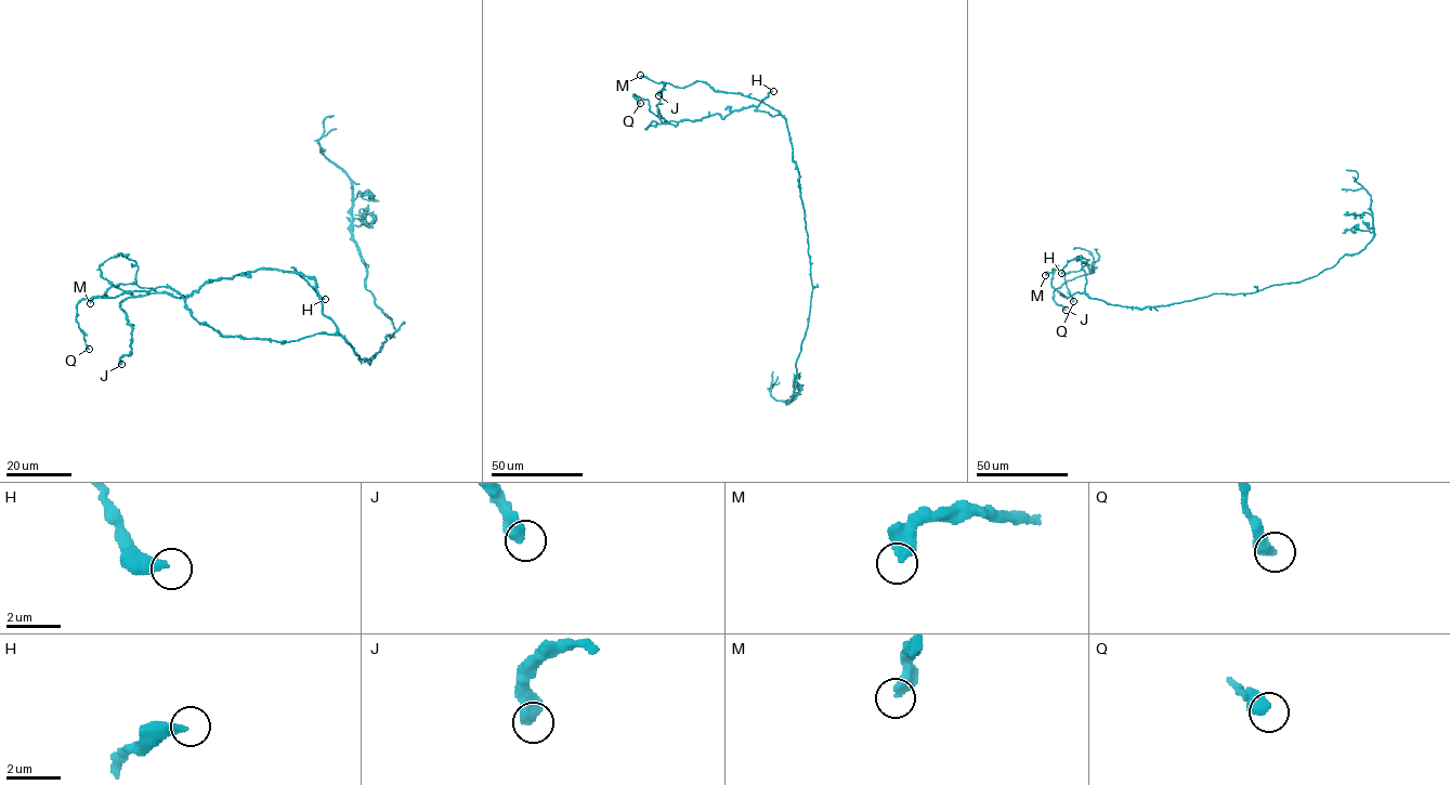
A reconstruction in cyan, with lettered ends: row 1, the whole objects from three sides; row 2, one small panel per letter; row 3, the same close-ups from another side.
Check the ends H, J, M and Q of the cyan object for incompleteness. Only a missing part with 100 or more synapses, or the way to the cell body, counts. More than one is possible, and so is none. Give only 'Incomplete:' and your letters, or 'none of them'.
Incomplete: none of them

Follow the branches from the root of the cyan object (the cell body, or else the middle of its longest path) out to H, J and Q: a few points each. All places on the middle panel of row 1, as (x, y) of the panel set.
H: (800, 196), (799, 174), (793, 160), (786, 120), (780, 115), (772, 116), (757, 109), (773, 91)
J: (800, 196), (780, 115), (748, 106), (722, 118), (714, 114), (664, 122), (657, 106), (664, 83), (658, 95)
Q: (800, 196), (780, 115), (748, 106), (673, 125), (632, 94), (640, 103)

